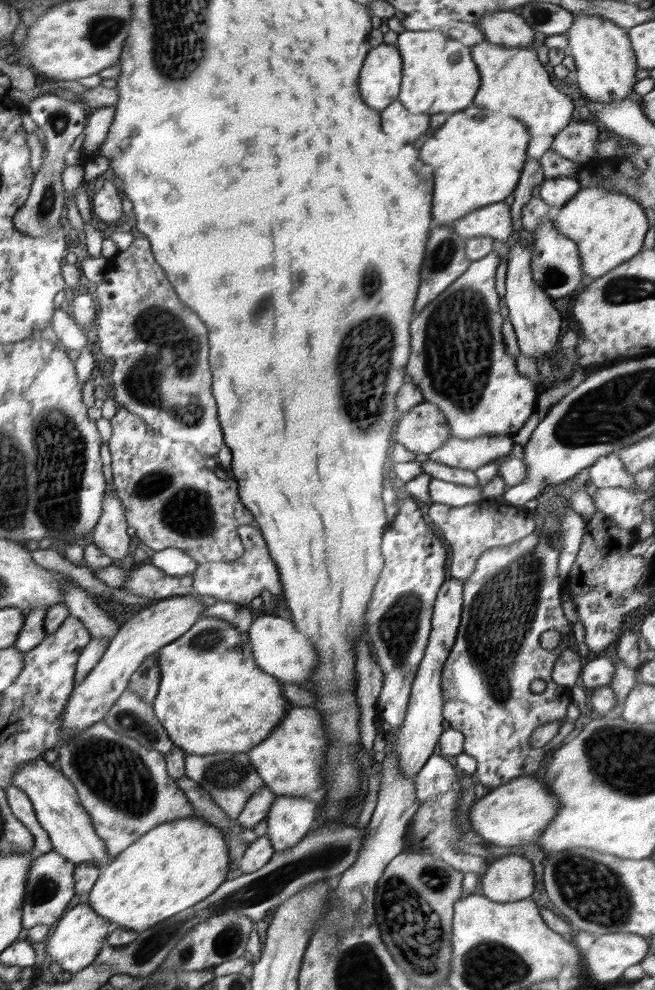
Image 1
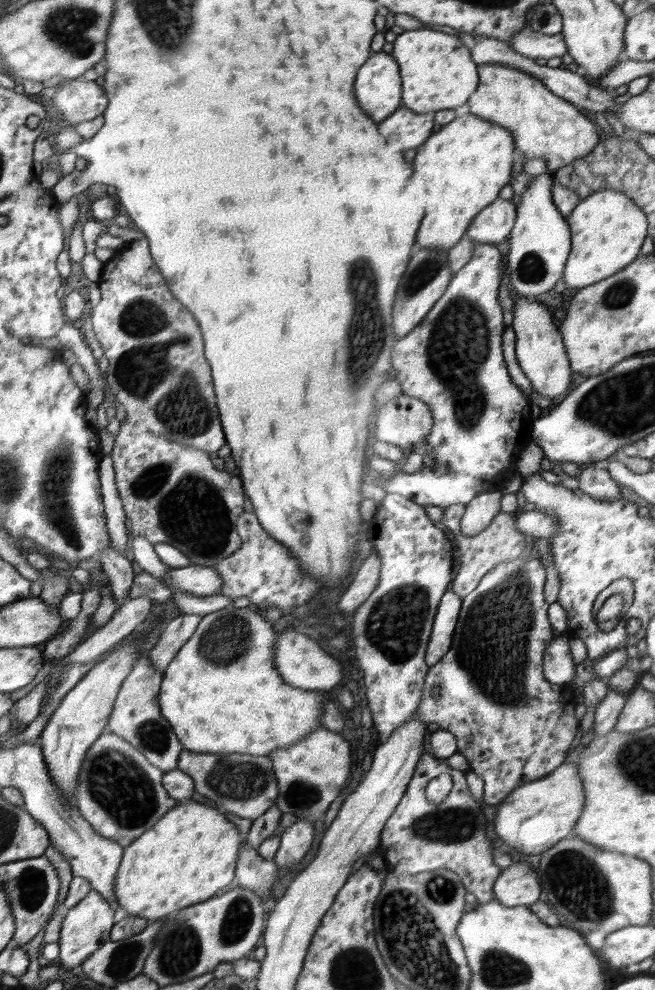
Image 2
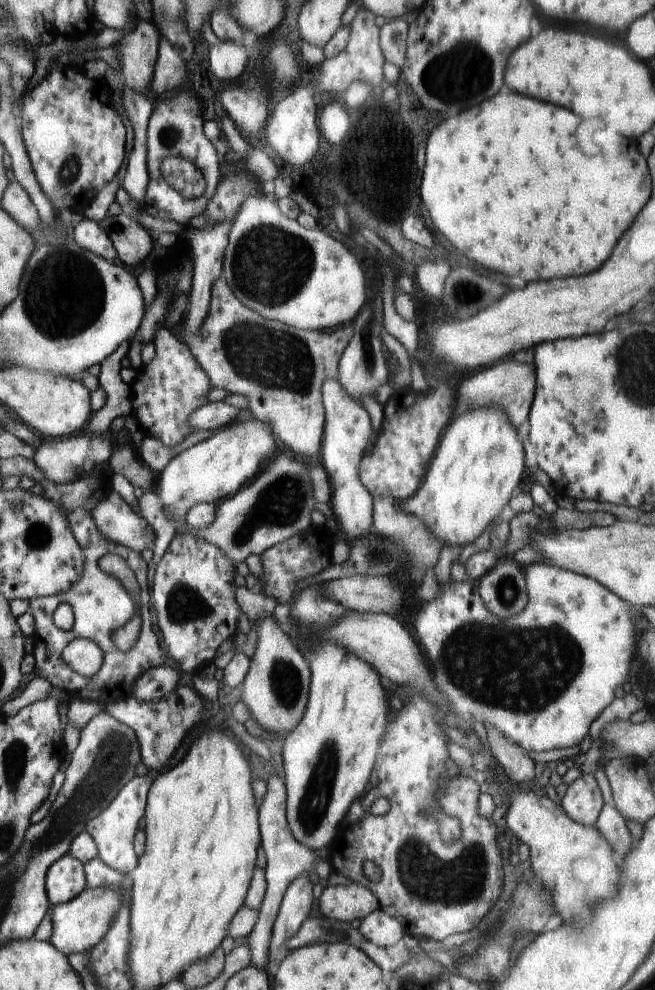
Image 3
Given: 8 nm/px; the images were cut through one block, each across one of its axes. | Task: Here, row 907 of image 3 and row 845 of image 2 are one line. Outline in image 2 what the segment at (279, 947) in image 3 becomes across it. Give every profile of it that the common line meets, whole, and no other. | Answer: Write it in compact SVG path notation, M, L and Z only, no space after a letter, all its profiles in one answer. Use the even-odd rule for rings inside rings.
M298 818L294 824L290 824L280 836L280 847L274 857L277 866L288 868L303 860L314 842L318 826L318 823L306 820L306 818Z

